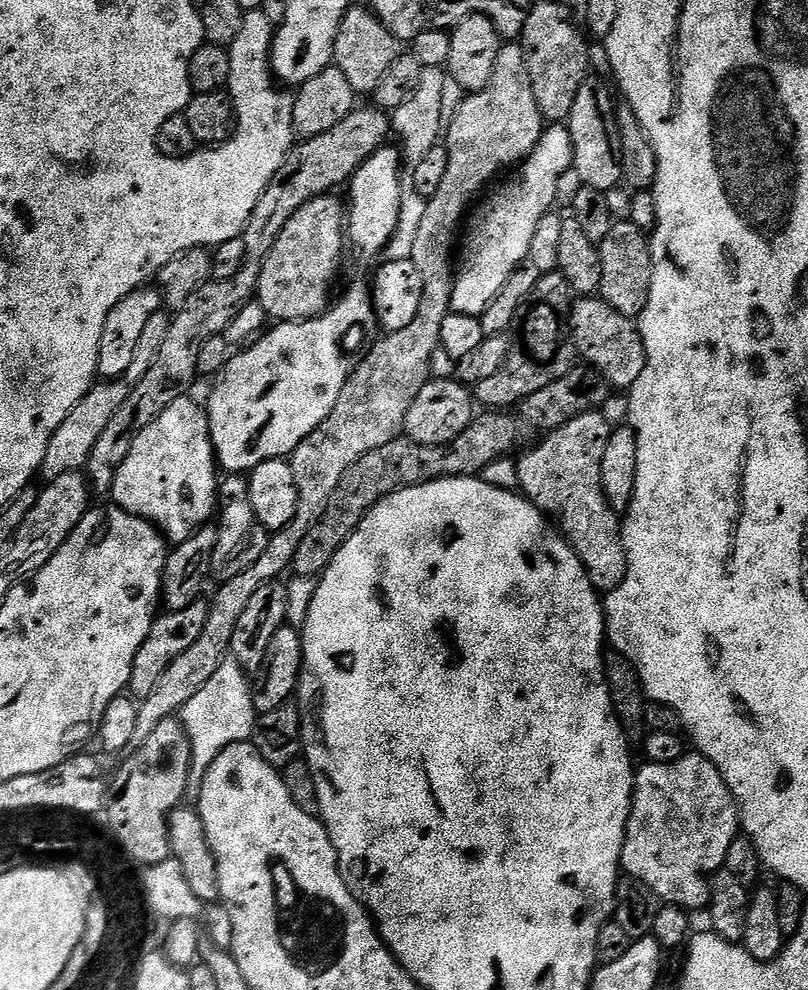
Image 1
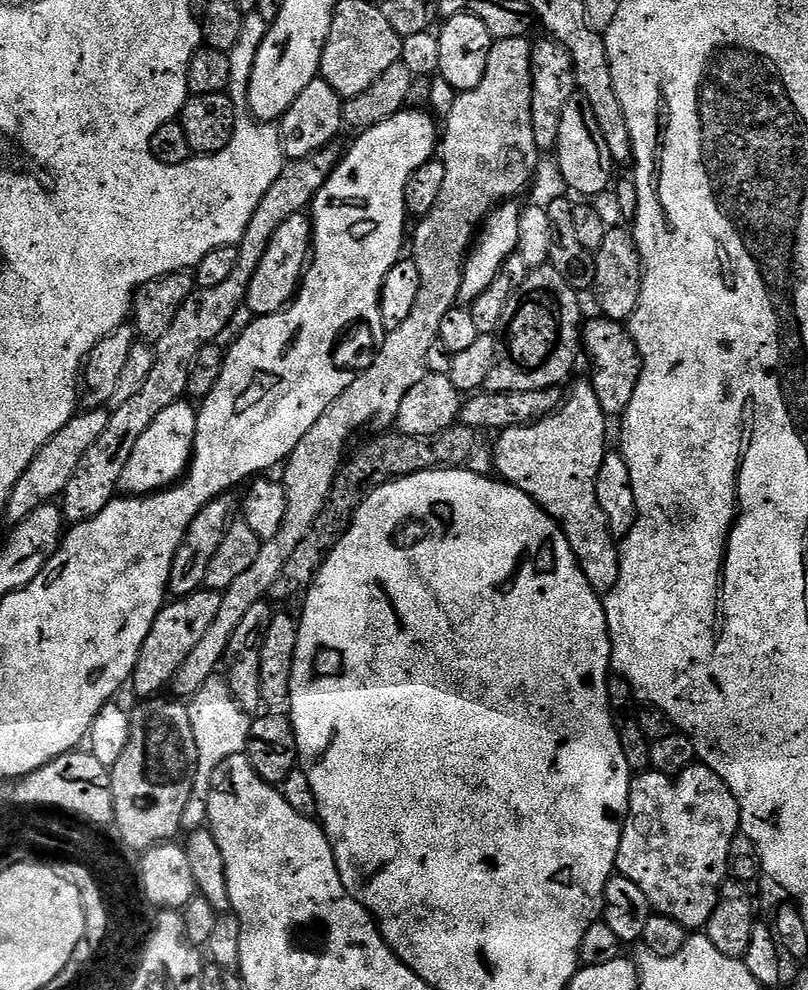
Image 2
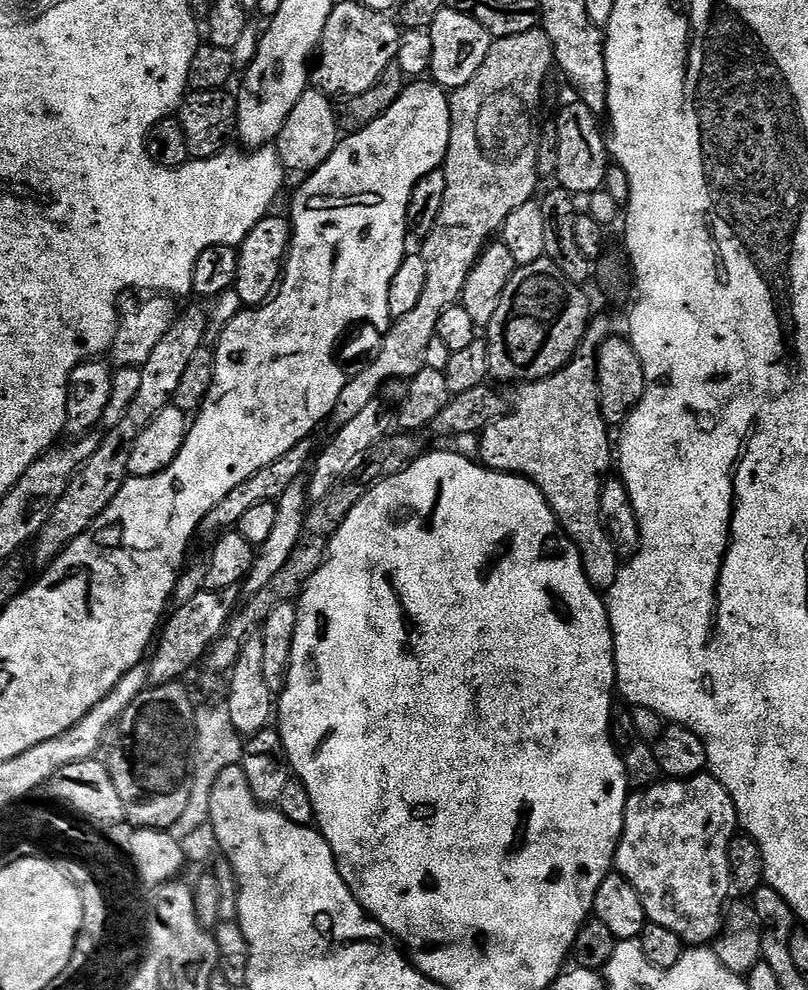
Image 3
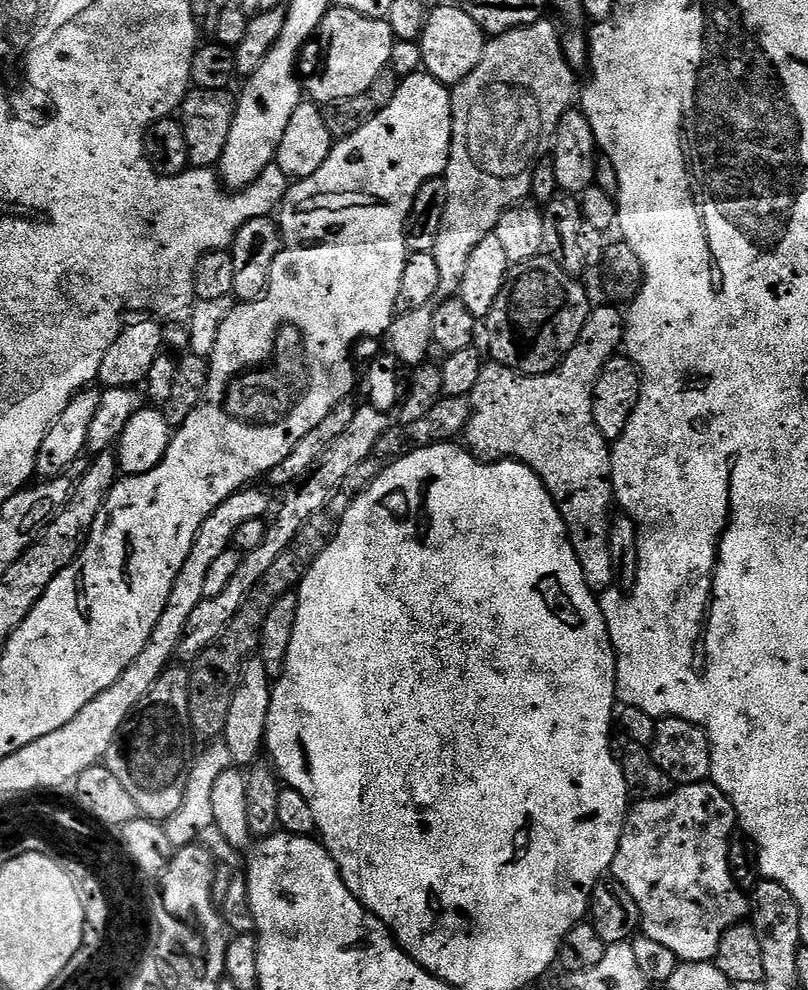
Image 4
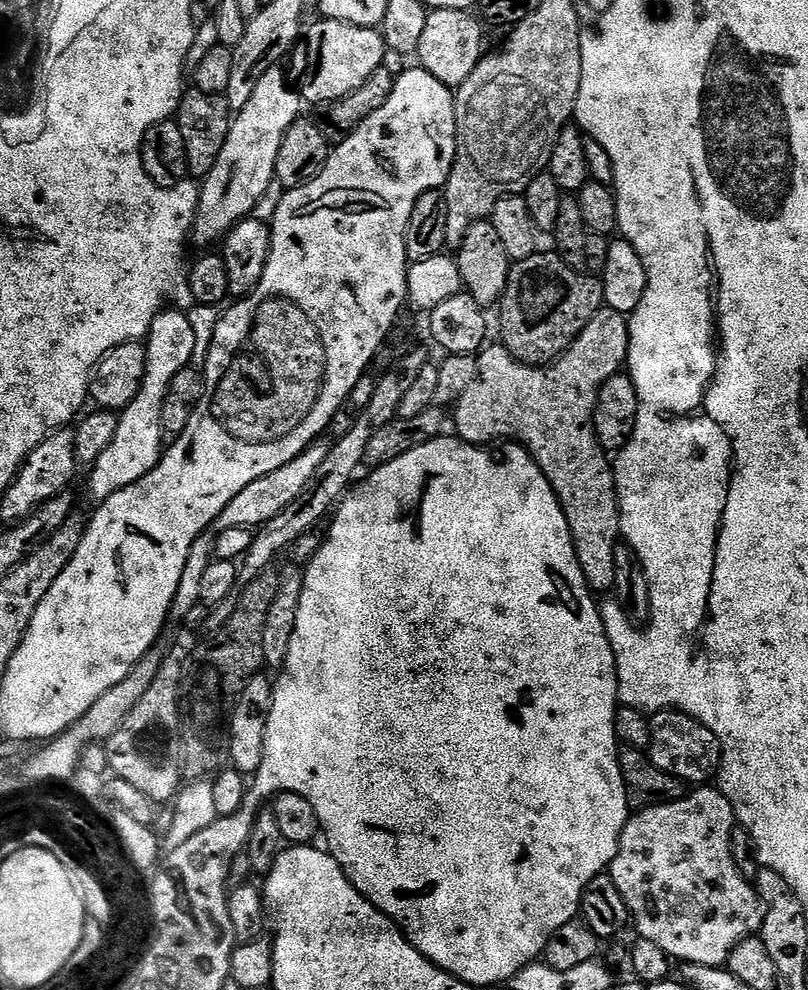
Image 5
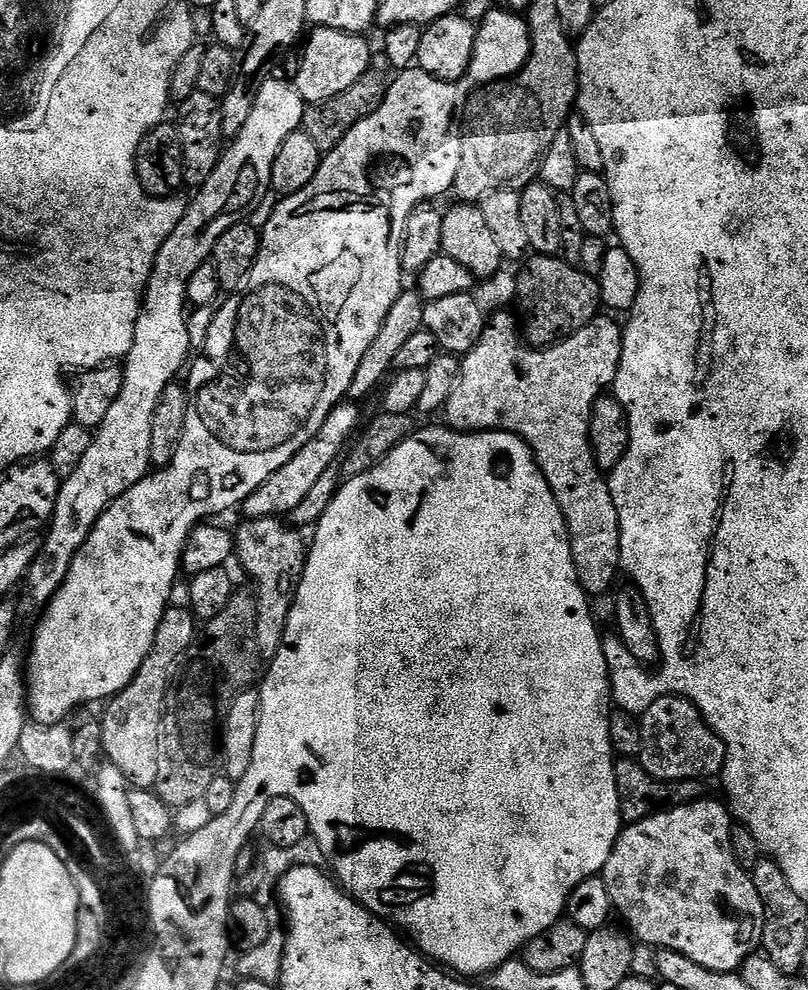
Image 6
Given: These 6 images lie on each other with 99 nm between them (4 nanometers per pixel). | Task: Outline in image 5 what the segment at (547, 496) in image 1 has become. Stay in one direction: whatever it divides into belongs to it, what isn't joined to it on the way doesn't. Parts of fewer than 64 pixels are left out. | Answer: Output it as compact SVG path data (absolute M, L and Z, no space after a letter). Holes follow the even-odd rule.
M605 306L601 307L600 311L594 314L594 318L590 318L590 322L582 330L582 334L578 334L578 338L572 341L572 345L570 345L557 360L543 366L517 364L516 359L504 349L503 344L499 342L492 343L489 343L487 347L476 356L476 377L474 378L474 382L470 382L470 387L466 390L466 394L462 394L462 398L457 400L454 405L454 411L456 411L456 413L454 413L453 416L451 413L450 420L451 423L452 420L456 423L456 429L454 429L455 435L468 444L477 446L492 446L497 442L515 442L531 454L534 458L534 462L542 470L544 477L550 482L550 486L562 506L562 514L566 514L566 522L570 526L574 550L578 554L578 566L582 566L582 574L586 578L588 587L596 594L600 594L600 592L611 593L616 587L616 579L614 578L614 554L618 547L618 541L621 539L620 503L616 500L616 477L614 475L614 468L604 449L601 448L600 443L596 440L596 432L592 429L592 415L596 409L596 399L602 390L602 386L610 377L617 375L617 373L621 371L622 365L627 361L628 321L626 316Z

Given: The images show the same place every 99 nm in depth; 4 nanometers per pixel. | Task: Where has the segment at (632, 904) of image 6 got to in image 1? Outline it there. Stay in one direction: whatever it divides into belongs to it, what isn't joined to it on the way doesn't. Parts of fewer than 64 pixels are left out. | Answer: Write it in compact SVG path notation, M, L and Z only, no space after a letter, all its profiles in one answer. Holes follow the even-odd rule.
M685 754L678 762L644 762L635 769L632 786L632 809L620 855L621 869L631 879L644 885L657 901L676 904L685 910L707 909L711 898L709 880L723 869L726 850L741 831L740 809L722 774L699 754Z

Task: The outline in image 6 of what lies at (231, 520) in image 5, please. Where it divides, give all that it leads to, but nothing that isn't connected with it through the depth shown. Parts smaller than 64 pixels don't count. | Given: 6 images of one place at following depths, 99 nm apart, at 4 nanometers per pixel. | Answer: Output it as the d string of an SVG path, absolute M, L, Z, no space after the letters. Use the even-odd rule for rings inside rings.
M352 402L337 404L335 410L326 418L322 430L318 430L318 434L314 434L314 438L310 438L310 442L306 442L306 446L302 446L302 450L298 450L298 454L294 454L294 458L290 458L286 466L282 466L282 470L270 474L270 478L266 478L266 482L262 482L258 490L246 497L242 505L242 511L245 512L243 515L249 520L261 520L267 516L284 518L298 506L302 506L302 502L306 502L306 494L314 490L314 485L318 478L322 478L322 474L333 471L332 463L341 459L346 445L361 427L360 412L355 407L359 408Z

